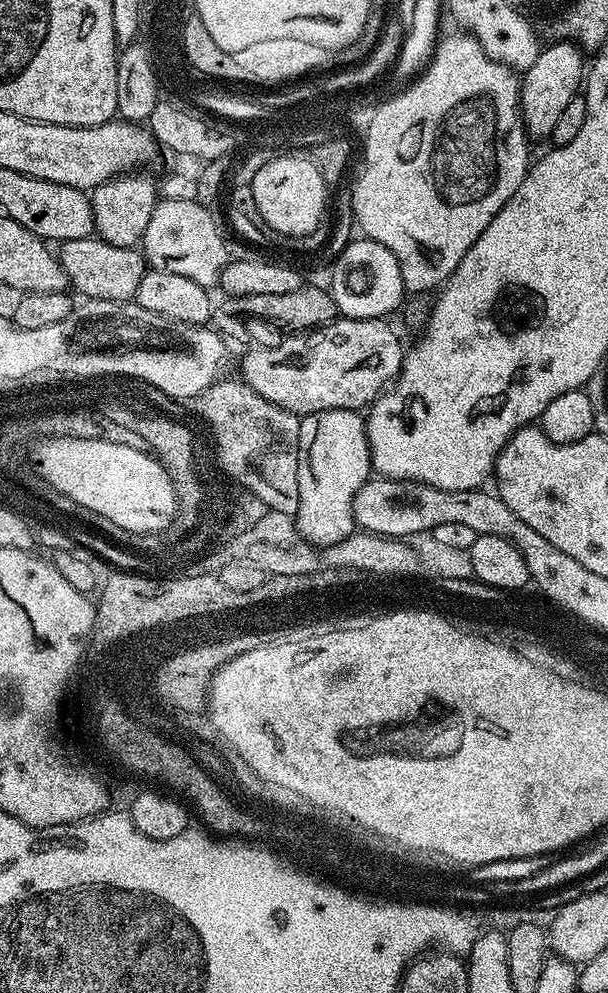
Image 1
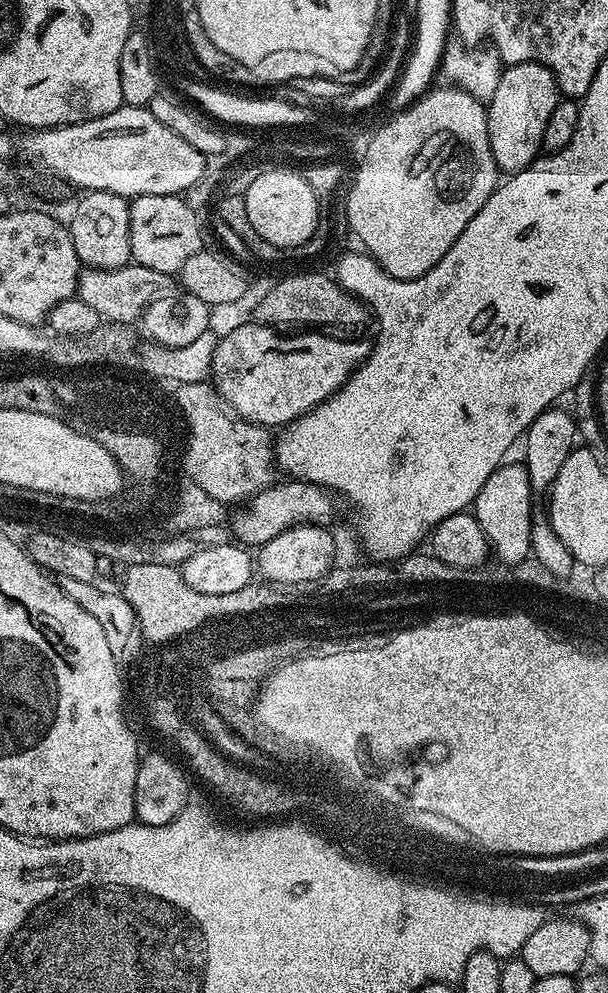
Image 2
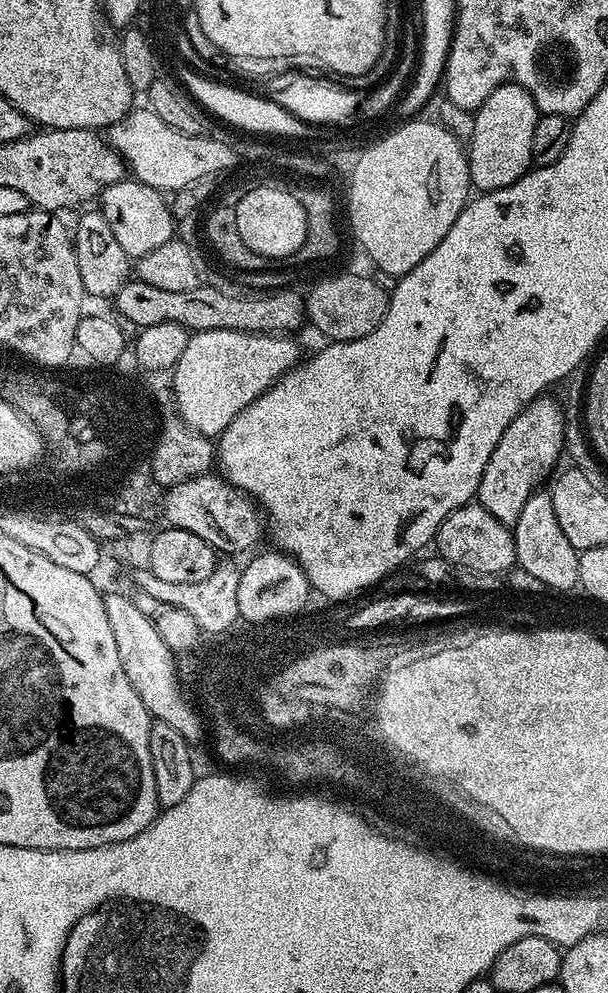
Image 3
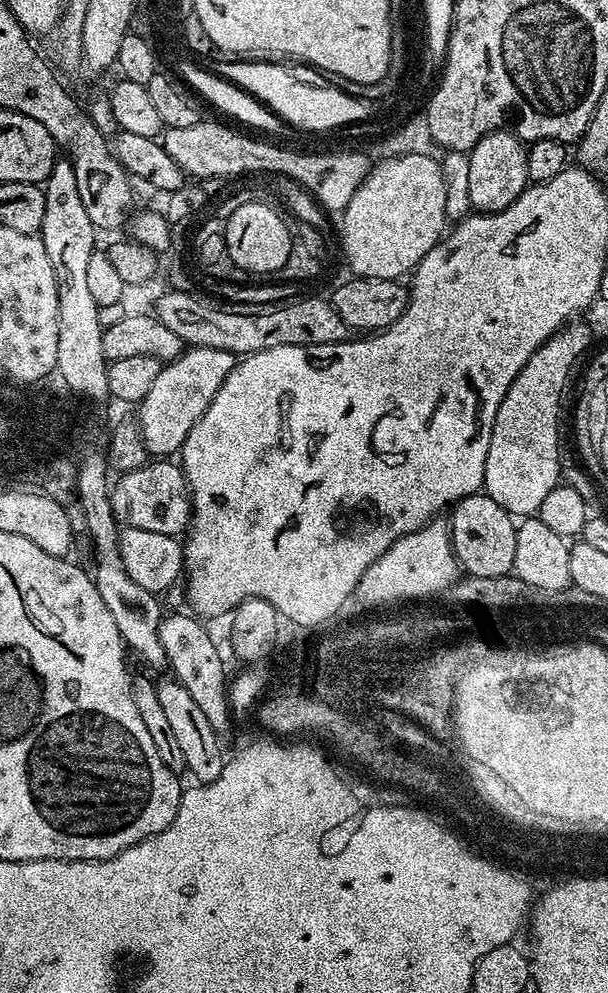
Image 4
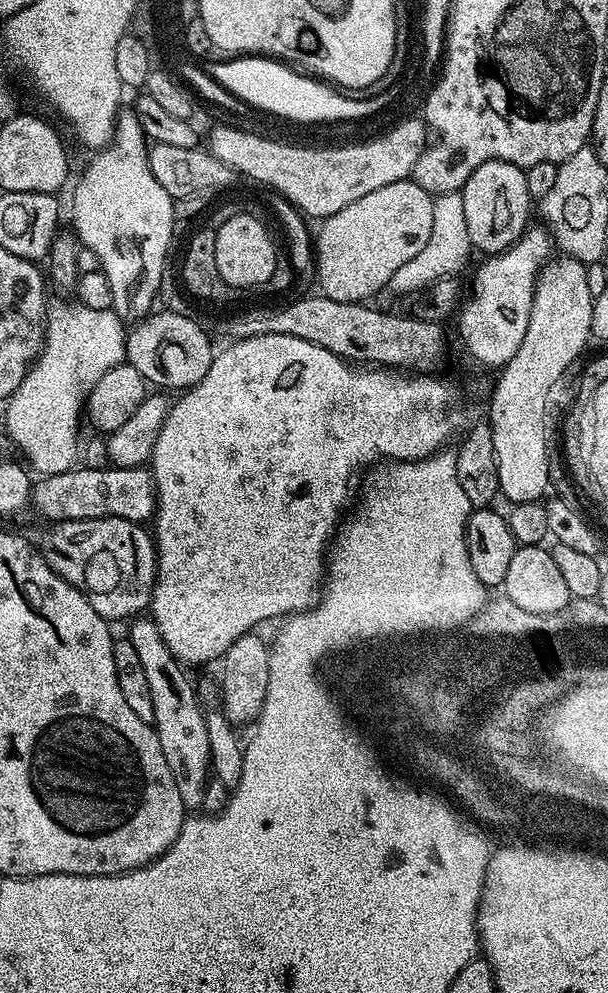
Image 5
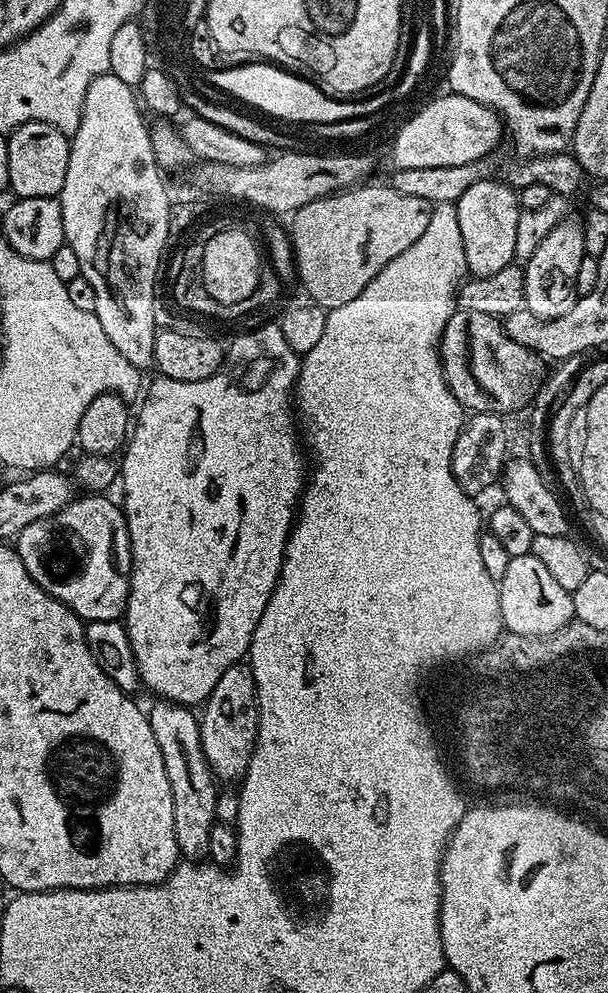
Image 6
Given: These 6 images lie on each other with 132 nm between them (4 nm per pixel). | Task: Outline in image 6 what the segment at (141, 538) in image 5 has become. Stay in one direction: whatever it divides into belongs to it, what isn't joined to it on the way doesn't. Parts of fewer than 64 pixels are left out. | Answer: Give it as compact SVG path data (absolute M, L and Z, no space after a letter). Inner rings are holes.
M80 494L62 510L38 522L30 522L26 530L14 537L16 553L26 566L26 574L54 598L68 605L81 620L120 620L128 604L128 583L132 573L130 534L126 526L123 507L104 494Z

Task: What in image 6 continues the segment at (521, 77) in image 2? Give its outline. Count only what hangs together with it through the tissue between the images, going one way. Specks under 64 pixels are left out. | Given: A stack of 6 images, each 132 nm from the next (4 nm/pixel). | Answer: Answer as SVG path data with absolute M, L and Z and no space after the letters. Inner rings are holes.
M485 178L474 182L474 186L470 186L455 205L462 250L466 254L466 269L473 277L498 274L498 270L517 259L518 222L522 211L517 189L499 178Z

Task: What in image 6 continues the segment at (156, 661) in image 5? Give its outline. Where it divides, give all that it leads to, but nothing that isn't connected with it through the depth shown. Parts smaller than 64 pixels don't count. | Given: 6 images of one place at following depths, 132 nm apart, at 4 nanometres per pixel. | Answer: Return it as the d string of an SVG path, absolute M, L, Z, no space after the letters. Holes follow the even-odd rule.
M163 698L155 701L153 708L147 709L150 730L154 730L154 738L158 741L158 750L162 750L163 762L166 767L166 776L169 779L171 798L174 801L174 836L183 857L190 860L203 859L209 848L210 830L216 823L216 802L218 798L218 784L212 775L212 769L202 750L200 737L200 721L197 713L191 707L182 704L173 704L171 700Z

